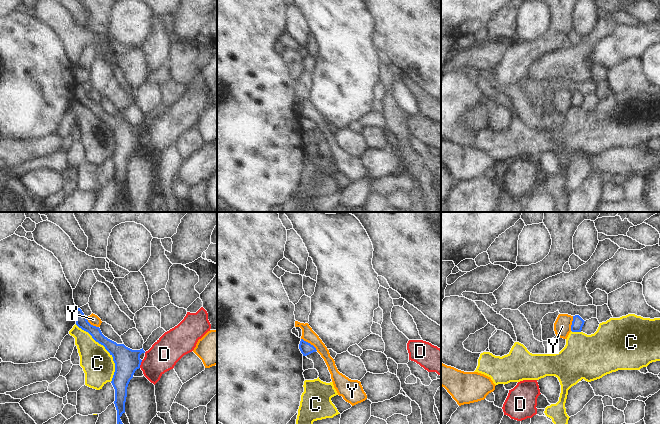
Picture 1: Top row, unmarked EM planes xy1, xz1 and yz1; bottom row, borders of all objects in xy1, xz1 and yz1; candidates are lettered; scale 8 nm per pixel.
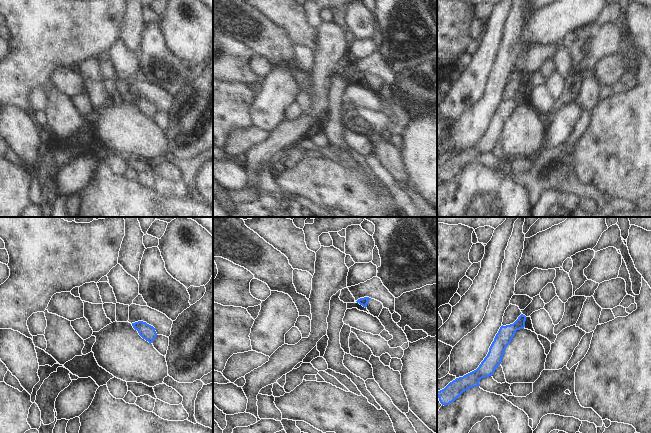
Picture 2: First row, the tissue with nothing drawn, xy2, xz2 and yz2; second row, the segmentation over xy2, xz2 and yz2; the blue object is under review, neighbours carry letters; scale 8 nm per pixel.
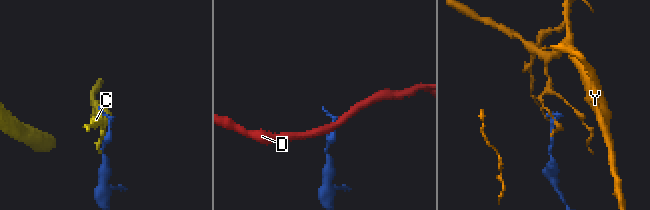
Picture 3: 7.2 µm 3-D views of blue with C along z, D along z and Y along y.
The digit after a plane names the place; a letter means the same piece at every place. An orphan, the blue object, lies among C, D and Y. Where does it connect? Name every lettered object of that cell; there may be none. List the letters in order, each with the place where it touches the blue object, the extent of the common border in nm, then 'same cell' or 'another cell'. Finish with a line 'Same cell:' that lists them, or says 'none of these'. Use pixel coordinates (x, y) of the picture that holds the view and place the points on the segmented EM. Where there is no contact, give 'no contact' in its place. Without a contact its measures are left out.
C: meets blue in xy1 at (106, 349); contact 550 nm long; another cell
D: meets blue in xy1 at (140, 364); contact 70 nm long; another cell
Y: meets blue in xz1 at (309, 343); contact 170 nm long; another cell
Same cell: none of these

